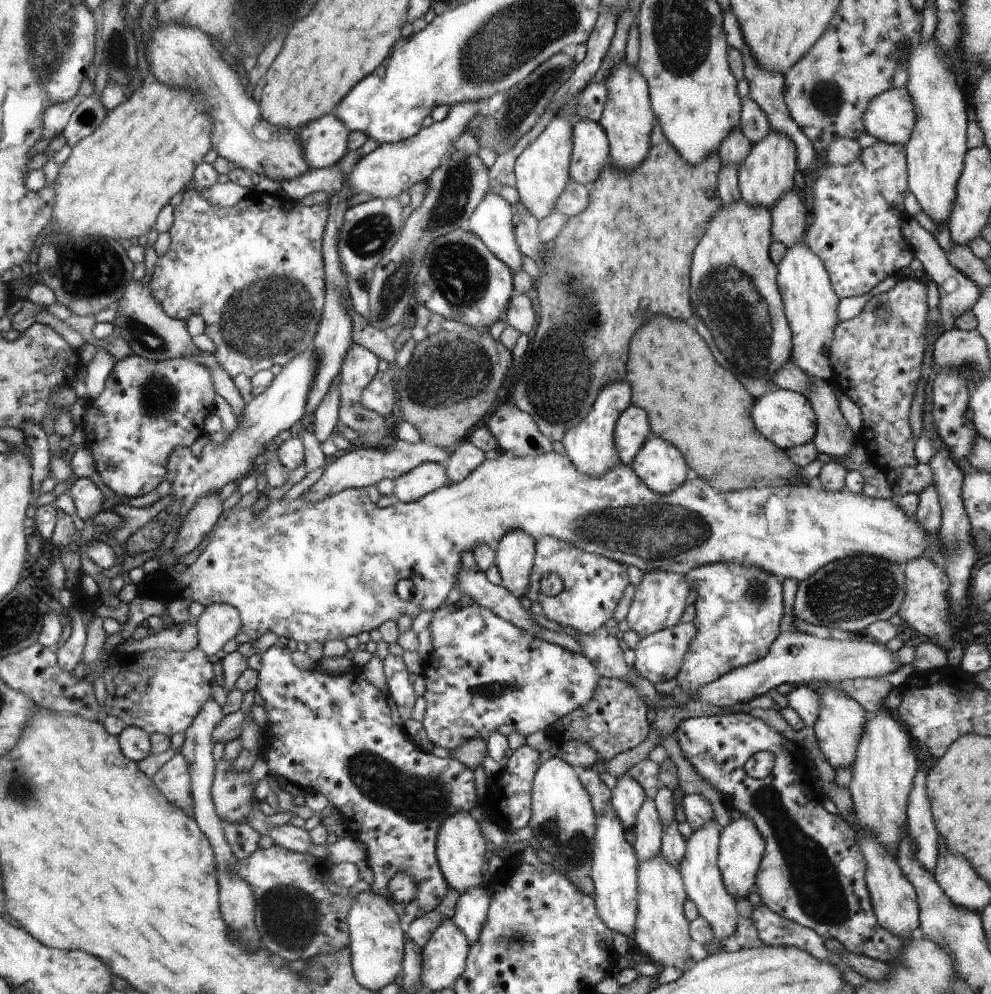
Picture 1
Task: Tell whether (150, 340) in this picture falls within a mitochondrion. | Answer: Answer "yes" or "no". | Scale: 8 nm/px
yes

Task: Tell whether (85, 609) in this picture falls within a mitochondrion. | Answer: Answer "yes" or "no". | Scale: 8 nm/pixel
no

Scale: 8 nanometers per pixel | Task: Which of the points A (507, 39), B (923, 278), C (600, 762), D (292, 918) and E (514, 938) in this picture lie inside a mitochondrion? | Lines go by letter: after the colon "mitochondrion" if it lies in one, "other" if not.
A: mitochondrion
B: other
C: other
D: mitochondrion
E: mitochondrion

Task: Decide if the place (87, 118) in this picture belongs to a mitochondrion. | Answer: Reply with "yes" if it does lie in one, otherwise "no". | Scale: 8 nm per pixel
yes

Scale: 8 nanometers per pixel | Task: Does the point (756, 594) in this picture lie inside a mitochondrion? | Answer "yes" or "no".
yes

